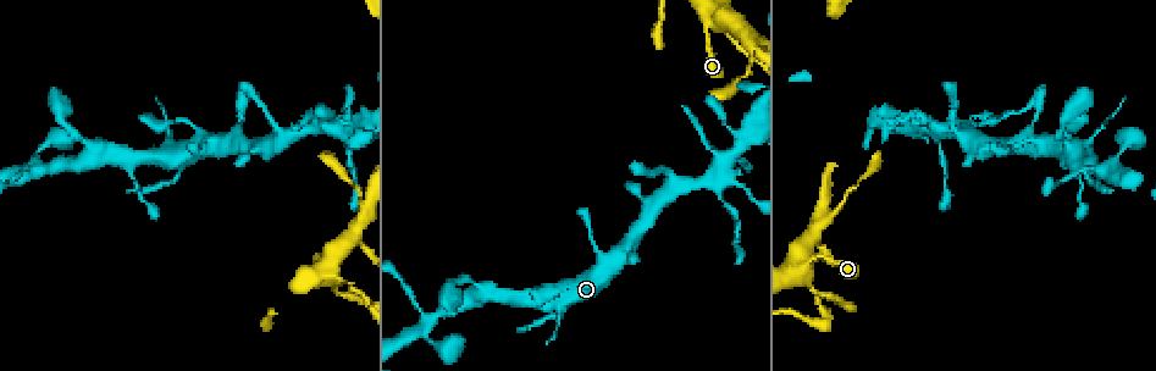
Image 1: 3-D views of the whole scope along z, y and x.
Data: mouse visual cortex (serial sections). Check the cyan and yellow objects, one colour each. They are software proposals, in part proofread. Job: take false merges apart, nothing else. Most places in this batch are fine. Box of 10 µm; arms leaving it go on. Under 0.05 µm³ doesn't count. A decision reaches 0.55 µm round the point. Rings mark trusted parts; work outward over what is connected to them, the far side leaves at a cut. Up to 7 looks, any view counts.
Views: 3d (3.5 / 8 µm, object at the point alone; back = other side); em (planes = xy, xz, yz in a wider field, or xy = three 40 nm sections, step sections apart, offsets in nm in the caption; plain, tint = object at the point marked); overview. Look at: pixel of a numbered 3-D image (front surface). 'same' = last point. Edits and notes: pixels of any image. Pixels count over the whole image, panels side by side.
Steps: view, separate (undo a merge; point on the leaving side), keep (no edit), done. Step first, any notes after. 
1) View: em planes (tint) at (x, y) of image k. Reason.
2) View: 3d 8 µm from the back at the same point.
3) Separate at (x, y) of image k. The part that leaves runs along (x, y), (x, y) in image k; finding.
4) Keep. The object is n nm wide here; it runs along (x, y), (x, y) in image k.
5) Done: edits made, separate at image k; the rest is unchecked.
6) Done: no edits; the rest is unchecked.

View: 3d 3.5 µm at (427, 317) of image 1. Sharp bend.

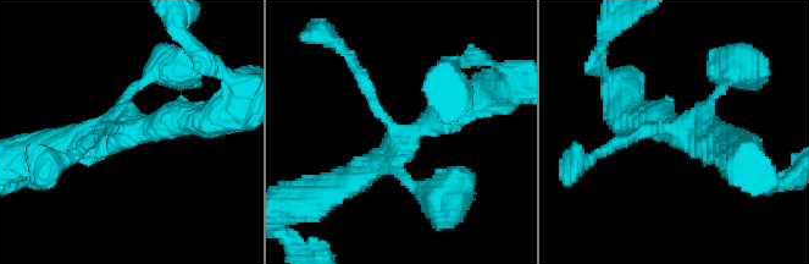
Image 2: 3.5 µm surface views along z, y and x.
View: em xy step 5 (tint) at (676, 128) of image 2. 4 arms meet here; the arms are 150, 150, 300, 350 nm wide; shape alone is not enough.

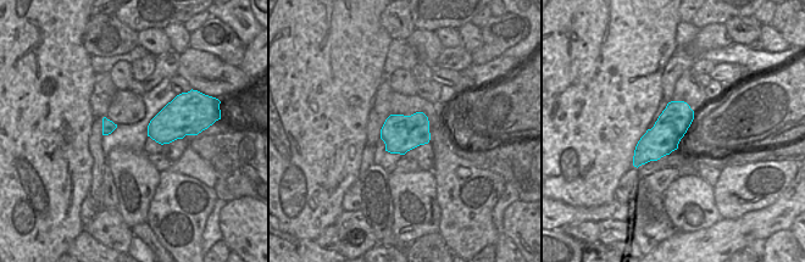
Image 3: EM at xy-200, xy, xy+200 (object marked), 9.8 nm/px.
Keep. It runs along (474, 99), (403, 136), (399, 171), (421, 192) in image 2; all the same cell.

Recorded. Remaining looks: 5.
View: 3d 3.5 µm at (710, 178) of image 1. Thin arm on a thick one.

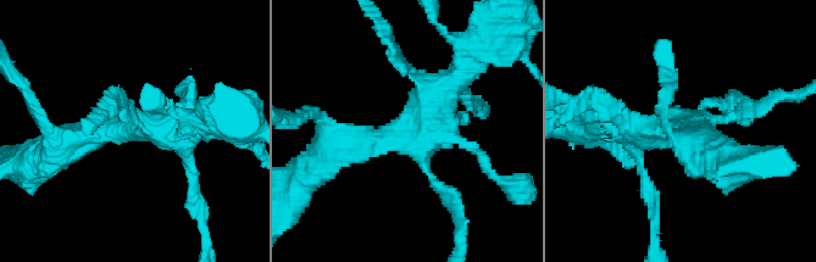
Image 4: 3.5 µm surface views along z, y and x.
View: em xy step 3 (tint) at (134, 131) of image 4.

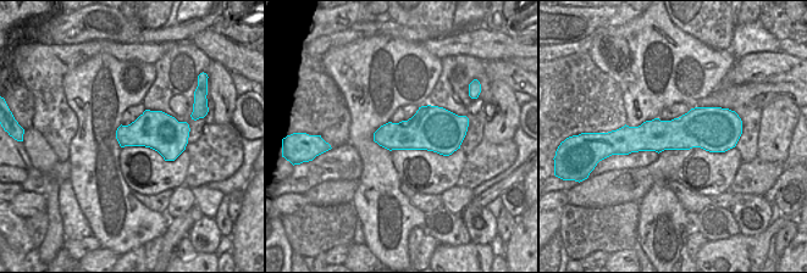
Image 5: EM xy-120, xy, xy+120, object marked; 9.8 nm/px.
Keep. It runs along (329, 149), (409, 134), (461, 74) in image 4; one cell here.

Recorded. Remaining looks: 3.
View: 3d 3.5 µm at (799, 271) of image 1. Abrupt turn.

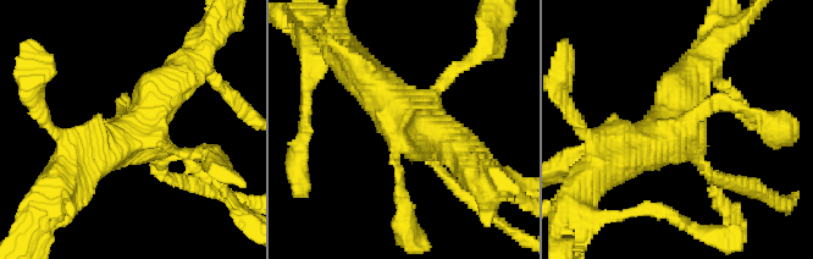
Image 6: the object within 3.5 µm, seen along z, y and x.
View: em xy step 2 (tint) at (408, 138) of image 6.

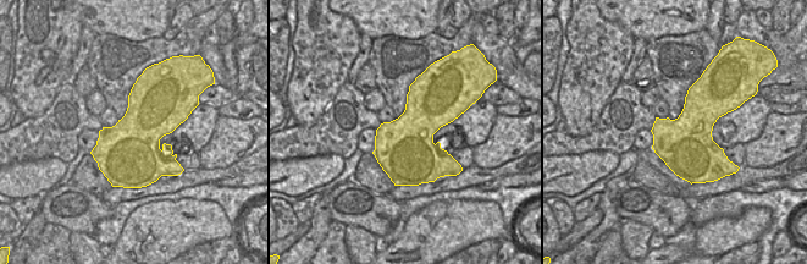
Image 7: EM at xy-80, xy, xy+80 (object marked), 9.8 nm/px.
Keep. It runs along (404, 203), (397, 147), (435, 131), (460, 153) in image 6; continuous, no second cell.

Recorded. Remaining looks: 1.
Done: no edits; the rest is unchecked.

